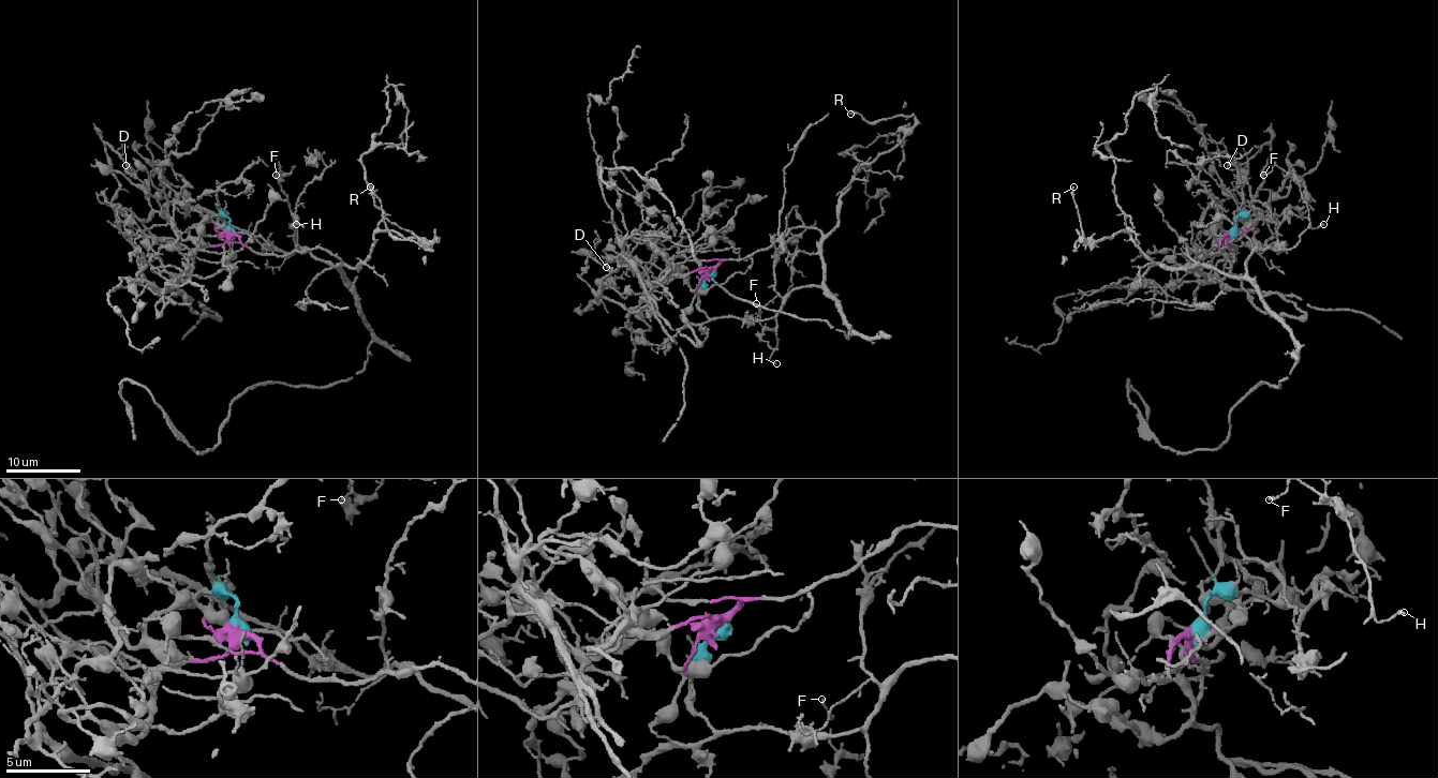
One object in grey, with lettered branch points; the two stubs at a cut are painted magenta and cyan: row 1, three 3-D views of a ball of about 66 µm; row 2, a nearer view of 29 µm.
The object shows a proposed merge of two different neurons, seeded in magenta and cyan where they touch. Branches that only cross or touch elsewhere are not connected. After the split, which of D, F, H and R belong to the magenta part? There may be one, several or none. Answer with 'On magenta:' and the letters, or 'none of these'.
On magenta: F, H, R

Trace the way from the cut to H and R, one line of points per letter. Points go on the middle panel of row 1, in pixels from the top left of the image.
H: (709, 273), (722, 260), (769, 249), (799, 226), (821, 234), (824, 281), (787, 296), (776, 316), (776, 363)
R: (709, 273), (799, 226), (827, 234), (836, 225), (857, 168), (907, 123), (849, 114)

